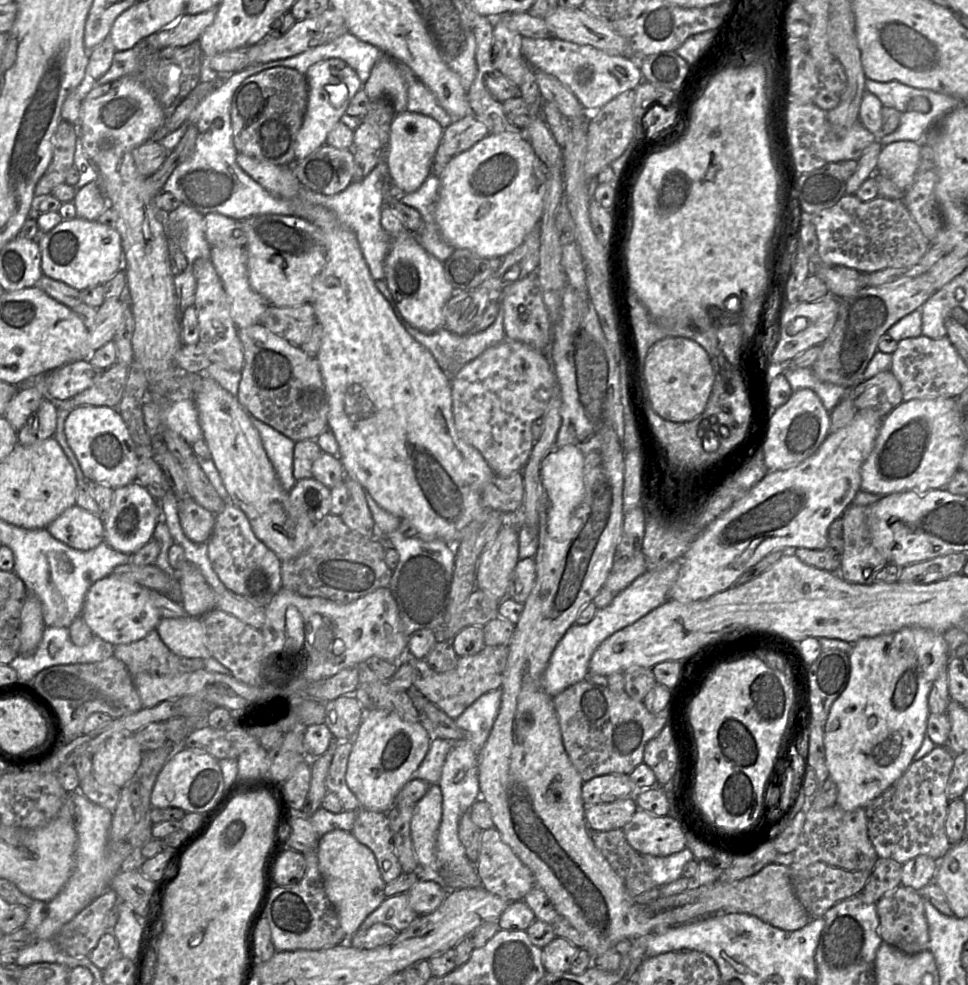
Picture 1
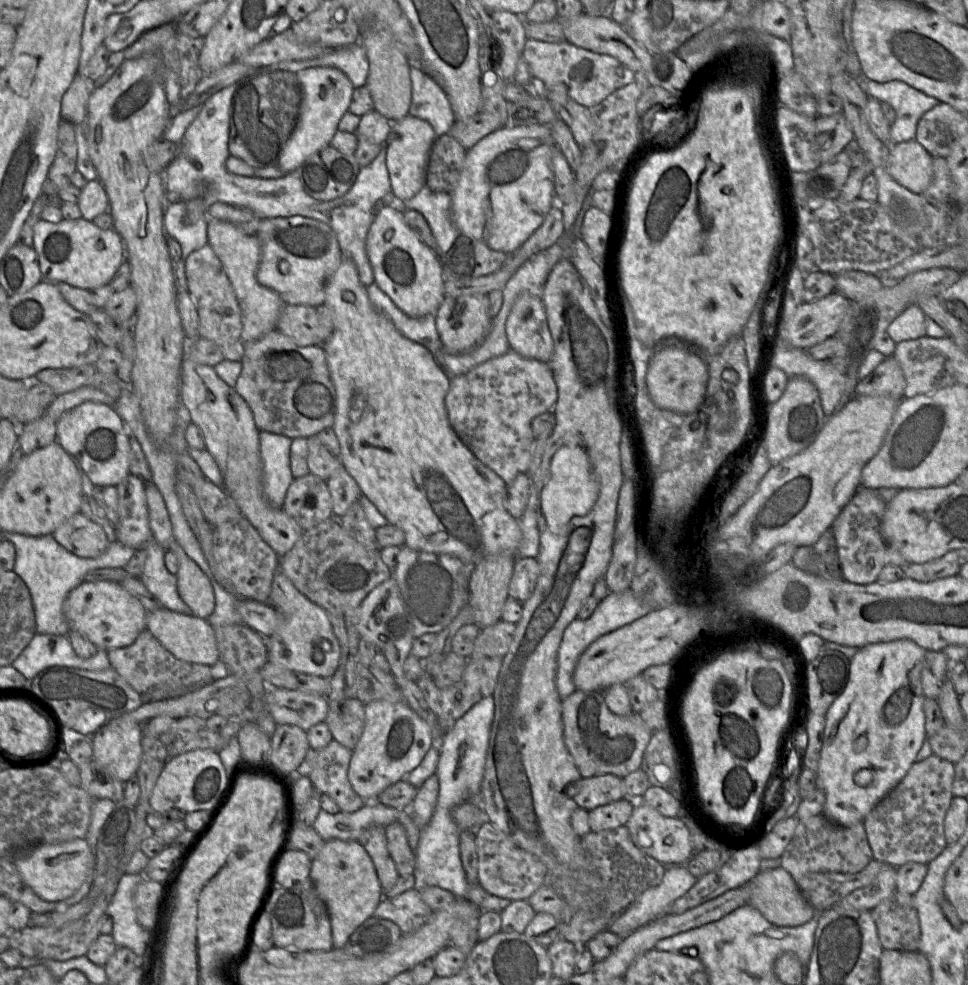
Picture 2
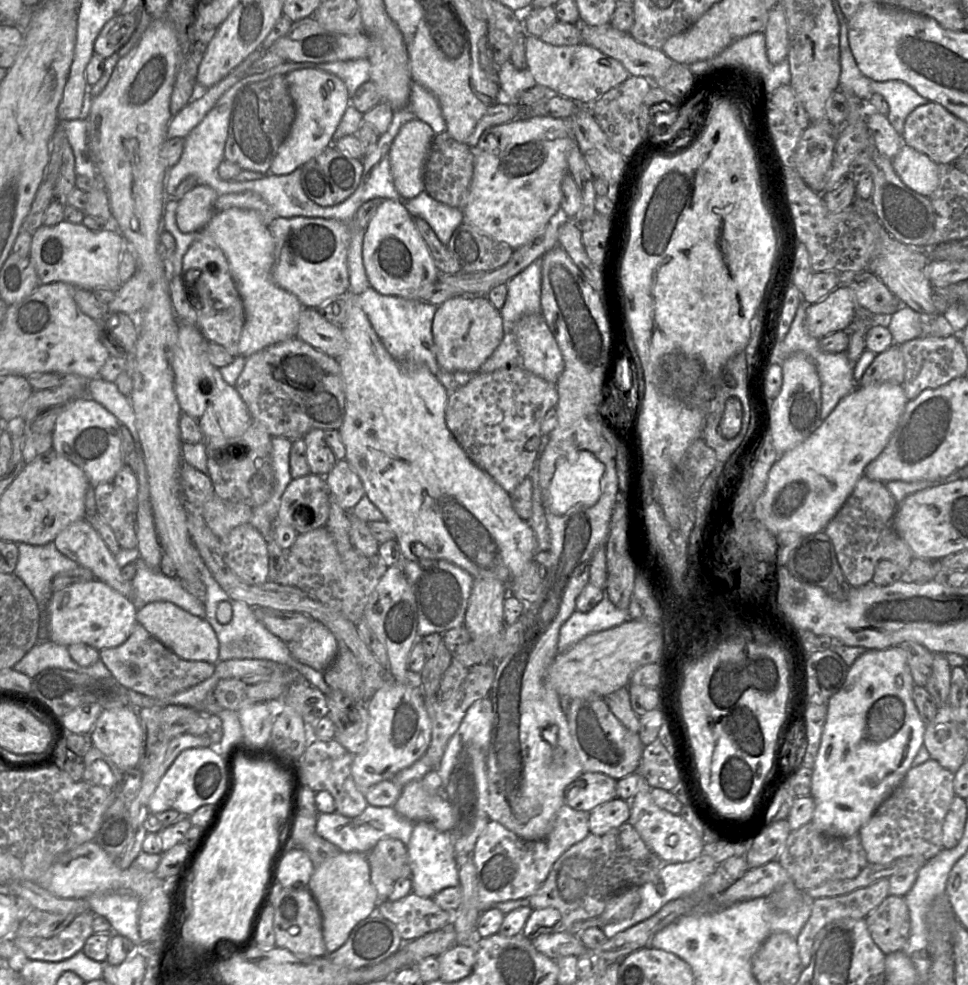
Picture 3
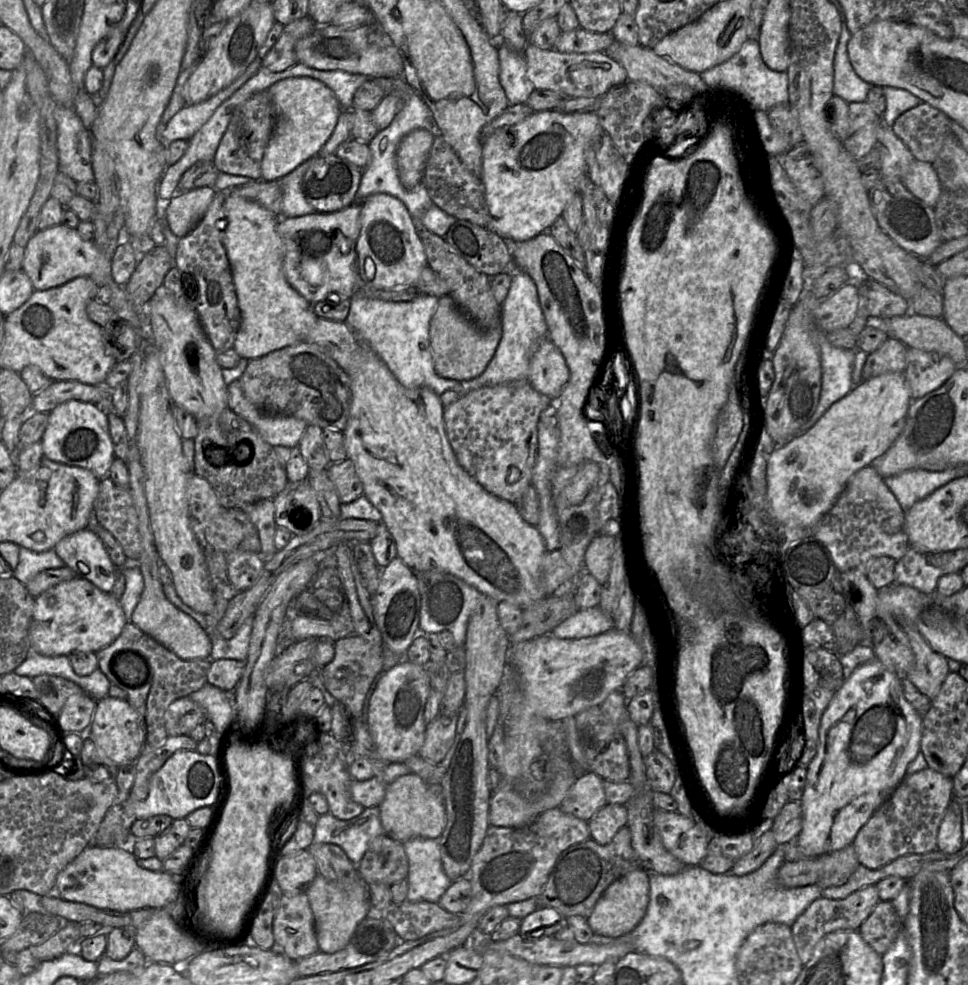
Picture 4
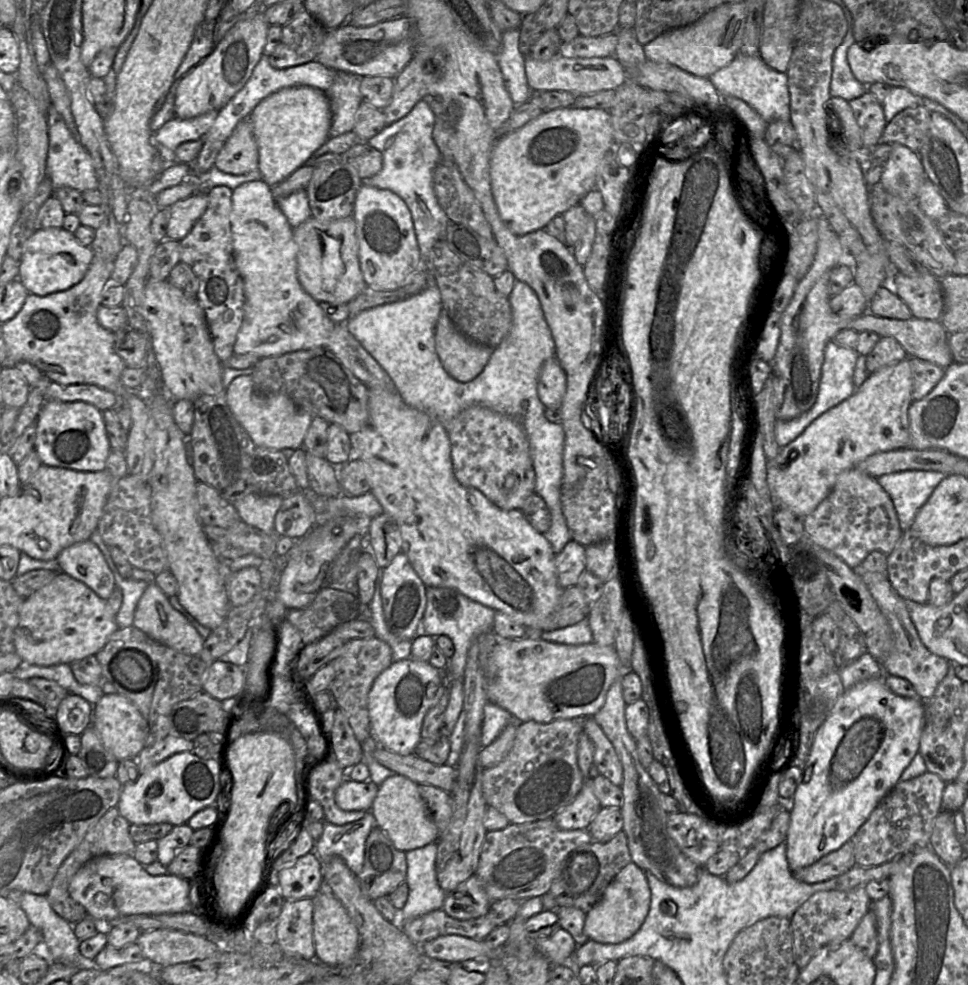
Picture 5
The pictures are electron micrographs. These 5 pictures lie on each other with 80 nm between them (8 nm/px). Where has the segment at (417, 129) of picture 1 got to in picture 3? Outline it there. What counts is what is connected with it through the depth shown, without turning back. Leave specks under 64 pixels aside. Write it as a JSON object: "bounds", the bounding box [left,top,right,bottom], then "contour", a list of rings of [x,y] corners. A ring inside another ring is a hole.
{"bounds":[390,118,434,200],"contour":[[[414,118],[402,125],[392,142],[390,167],[403,199],[411,200],[425,189],[425,163],[434,136],[428,124]]]}

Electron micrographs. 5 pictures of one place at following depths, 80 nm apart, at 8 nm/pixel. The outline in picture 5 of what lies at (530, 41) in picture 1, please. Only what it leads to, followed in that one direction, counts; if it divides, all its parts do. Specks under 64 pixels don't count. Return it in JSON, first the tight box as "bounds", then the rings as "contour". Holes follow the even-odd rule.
{"bounds":[525,55,627,96],"contour":[[[559,55],[549,61],[525,57],[525,72],[533,92],[566,91],[576,96],[615,90],[627,81],[627,75],[615,56],[605,58],[566,58]]]}

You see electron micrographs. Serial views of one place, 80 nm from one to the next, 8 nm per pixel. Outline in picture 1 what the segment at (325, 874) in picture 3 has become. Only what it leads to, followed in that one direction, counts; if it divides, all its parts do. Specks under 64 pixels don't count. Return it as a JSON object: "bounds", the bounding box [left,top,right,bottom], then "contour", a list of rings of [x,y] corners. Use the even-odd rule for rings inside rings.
{"bounds":[317,829,386,938],"contour":[[[335,829],[319,838],[317,857],[325,893],[337,911],[341,928],[350,938],[359,929],[365,918],[386,898],[384,893],[386,883],[381,877],[375,855],[367,846],[361,844],[351,831]]]}

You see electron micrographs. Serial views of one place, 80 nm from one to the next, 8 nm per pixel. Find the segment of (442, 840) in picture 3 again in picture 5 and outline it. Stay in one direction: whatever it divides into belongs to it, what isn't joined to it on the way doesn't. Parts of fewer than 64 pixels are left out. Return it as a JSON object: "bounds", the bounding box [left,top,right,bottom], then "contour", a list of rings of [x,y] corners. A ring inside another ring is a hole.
{"bounds":[398,842,447,923],"contour":[[[437,842],[406,852],[407,873],[405,882],[408,885],[408,899],[401,910],[398,910],[398,923],[417,918],[431,911],[442,909],[447,895],[440,887],[436,875]]]}

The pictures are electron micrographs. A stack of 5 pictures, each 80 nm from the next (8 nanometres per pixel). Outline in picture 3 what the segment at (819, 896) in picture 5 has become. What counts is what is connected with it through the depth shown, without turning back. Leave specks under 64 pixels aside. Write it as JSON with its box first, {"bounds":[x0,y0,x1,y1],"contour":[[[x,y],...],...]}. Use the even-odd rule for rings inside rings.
{"bounds":[796,878,889,969],"contour":[[[883,878],[865,888],[857,889],[843,896],[819,898],[813,900],[809,919],[796,938],[798,953],[803,969],[808,966],[811,960],[814,940],[823,927],[833,921],[843,918],[864,919],[889,895],[889,878]]]}

